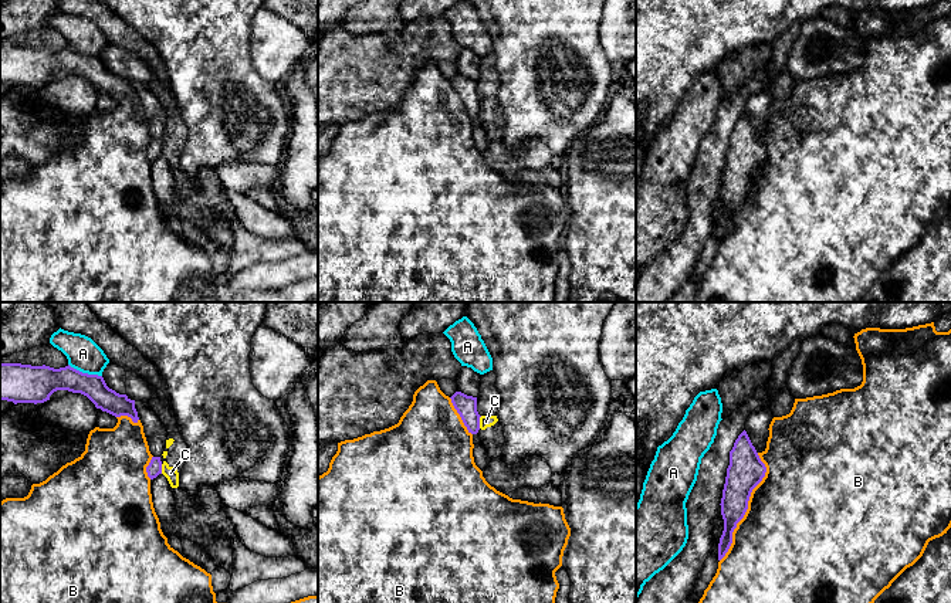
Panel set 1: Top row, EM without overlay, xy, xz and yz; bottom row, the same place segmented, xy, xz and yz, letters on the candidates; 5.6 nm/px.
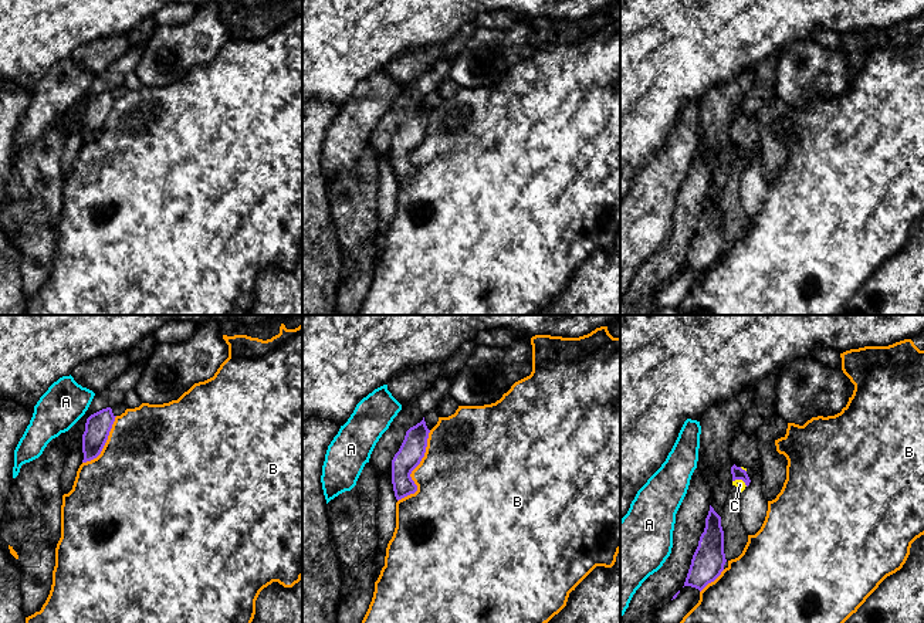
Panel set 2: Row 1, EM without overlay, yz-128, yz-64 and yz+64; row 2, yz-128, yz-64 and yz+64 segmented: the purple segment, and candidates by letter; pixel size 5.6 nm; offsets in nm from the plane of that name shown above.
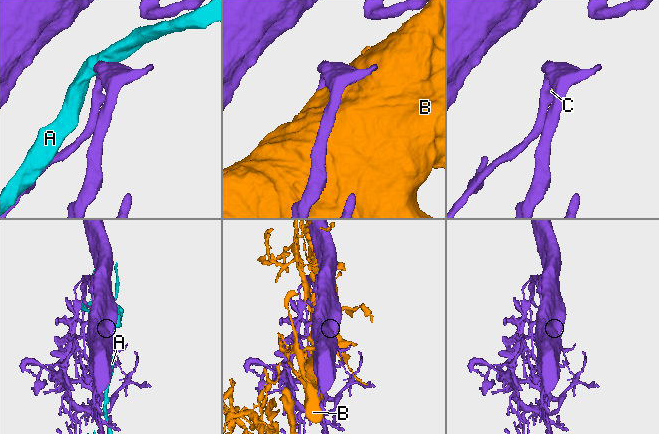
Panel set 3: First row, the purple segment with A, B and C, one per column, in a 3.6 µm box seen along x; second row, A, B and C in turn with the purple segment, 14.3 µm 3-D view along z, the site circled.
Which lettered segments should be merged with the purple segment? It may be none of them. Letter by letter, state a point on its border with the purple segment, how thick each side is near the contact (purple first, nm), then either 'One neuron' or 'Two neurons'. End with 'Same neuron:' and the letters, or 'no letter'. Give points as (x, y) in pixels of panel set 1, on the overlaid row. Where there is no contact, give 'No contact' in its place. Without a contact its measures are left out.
A: Touches purple at xy (85, 373). Thickness 180 nm (purple) against 190 nm. Two neurons
B: Touches purple at yz (747, 507). Thickness 200 nm (purple) against 500 nm. Two neurons
C: Touches purple at xz (479, 422). Thickness 120 nm (purple) against 70 nm. Two neurons
Same neuron: no letter

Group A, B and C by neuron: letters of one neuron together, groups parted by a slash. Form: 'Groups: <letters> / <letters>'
Groups: A / B / C

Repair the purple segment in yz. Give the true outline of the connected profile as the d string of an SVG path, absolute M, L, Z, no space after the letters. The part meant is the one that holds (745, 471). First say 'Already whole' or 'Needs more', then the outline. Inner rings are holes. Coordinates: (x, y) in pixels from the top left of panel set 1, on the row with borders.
Already whole. M744 430L730 451L730 465L720 504L724 531L718 543L718 560L728 552L732 543L732 532L744 518L751 492L762 481L765 472L766 467Z

